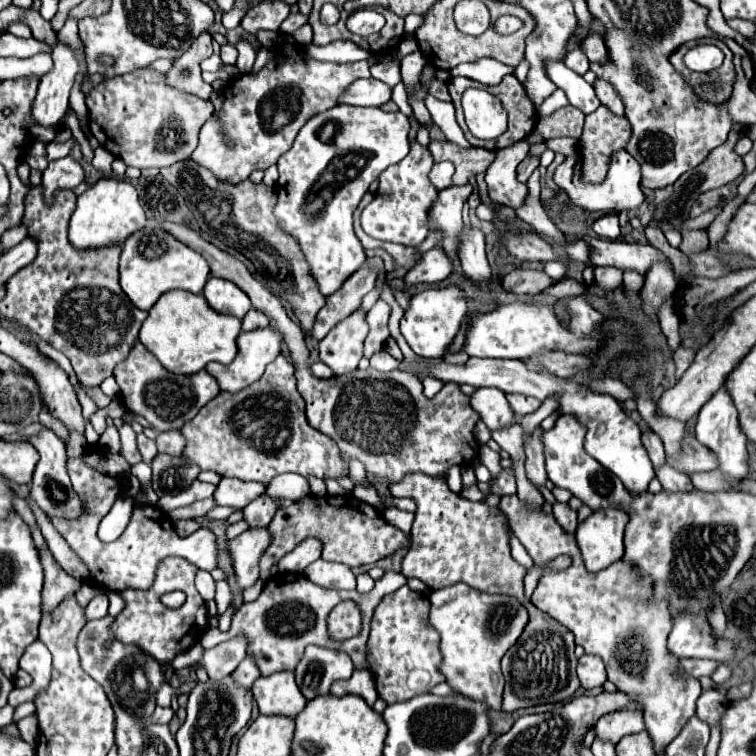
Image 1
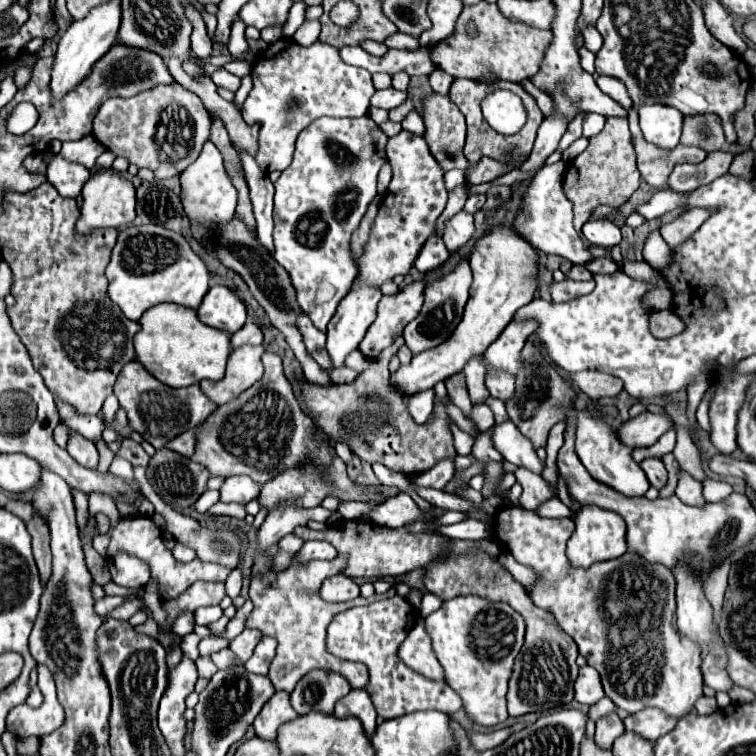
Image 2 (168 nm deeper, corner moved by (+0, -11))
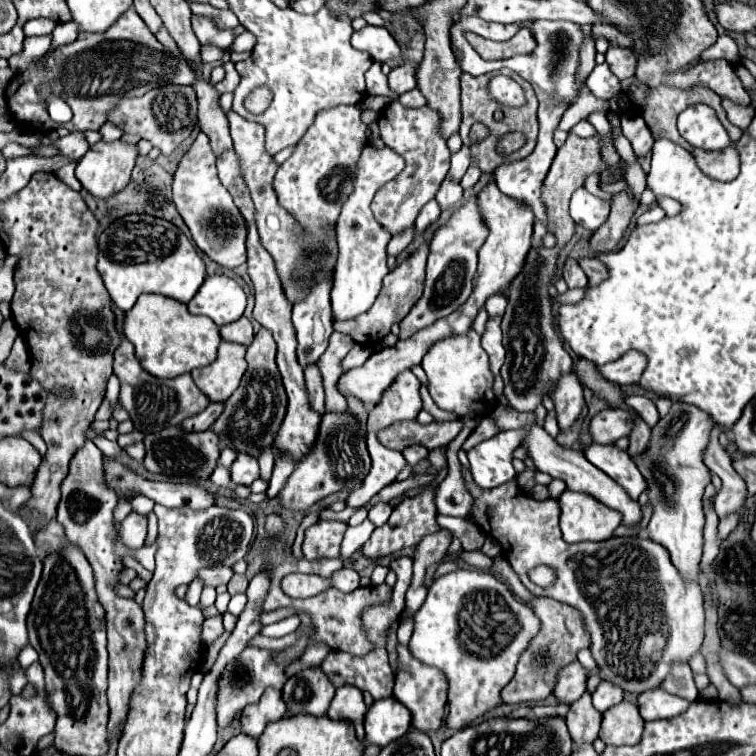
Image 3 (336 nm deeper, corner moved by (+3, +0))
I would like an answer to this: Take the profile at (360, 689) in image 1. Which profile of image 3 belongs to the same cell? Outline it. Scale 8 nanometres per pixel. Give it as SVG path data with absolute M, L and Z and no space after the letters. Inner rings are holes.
M342 686L336 690L330 708L326 712L332 720L348 720L356 728L356 738L364 740L364 714L366 714L364 696L356 686Z

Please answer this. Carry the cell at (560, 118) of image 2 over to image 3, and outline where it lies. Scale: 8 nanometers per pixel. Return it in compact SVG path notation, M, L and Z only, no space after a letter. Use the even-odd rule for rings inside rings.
M592 26L584 28L584 44L582 44L582 50L580 50L580 68L576 72L576 82L580 82L580 78L586 78L592 72L592 68L596 66L596 62L594 62L596 48L594 48L594 42L590 38L590 28Z

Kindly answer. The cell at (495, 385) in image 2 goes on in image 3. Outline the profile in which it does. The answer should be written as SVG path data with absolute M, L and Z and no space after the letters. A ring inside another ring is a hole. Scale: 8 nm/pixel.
M498 316L494 318L488 318L486 322L486 330L482 334L482 348L486 350L488 358L490 358L490 368L492 372L498 376L500 374L500 368L504 364L504 346L502 346L502 332L500 332L500 320Z

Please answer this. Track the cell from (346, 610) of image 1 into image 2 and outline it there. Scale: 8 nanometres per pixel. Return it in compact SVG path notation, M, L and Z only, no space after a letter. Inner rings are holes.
M395 595L379 603L347 609L335 615L327 629L327 651L331 655L339 659L355 659L367 665L369 685L365 687L365 691L371 695L373 705L383 719L395 719L421 709L437 709L449 715L461 709L459 695L447 683L433 681L409 669L397 655L399 645L405 641L417 619L419 611L407 599Z

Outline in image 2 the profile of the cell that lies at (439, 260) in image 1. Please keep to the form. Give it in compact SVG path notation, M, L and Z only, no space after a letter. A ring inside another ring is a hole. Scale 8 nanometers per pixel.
M433 235L431 239L427 239L423 251L419 253L415 267L421 275L427 275L427 273L439 269L443 263L447 263L447 259L449 259L449 251L447 251L445 243L437 235Z

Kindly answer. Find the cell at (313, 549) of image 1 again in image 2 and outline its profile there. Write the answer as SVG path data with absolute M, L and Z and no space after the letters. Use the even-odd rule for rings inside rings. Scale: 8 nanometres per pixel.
M307 541L301 551L297 553L297 561L299 563L307 563L307 561L313 561L313 559L325 559L325 561L331 561L337 557L337 551L335 547L331 547L331 543L327 541Z

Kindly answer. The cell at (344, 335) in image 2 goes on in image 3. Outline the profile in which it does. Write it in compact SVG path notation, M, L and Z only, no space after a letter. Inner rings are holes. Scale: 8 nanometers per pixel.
M366 146L356 164L356 178L354 188L348 194L342 212L336 222L336 236L338 236L338 262L334 270L334 286L332 286L332 312L334 320L348 320L366 312L382 286L382 278L388 274L386 266L386 246L390 242L390 232L374 218L370 210L370 202L378 188L386 182L396 178L404 170L404 160L388 146L372 148Z

